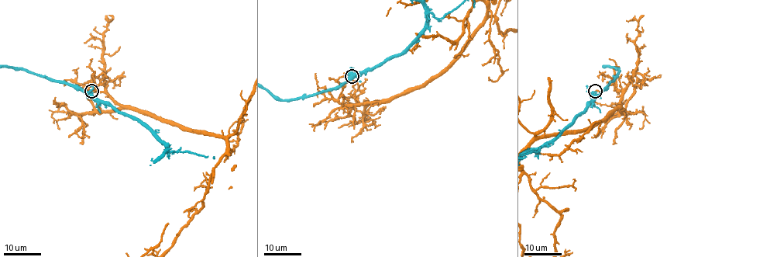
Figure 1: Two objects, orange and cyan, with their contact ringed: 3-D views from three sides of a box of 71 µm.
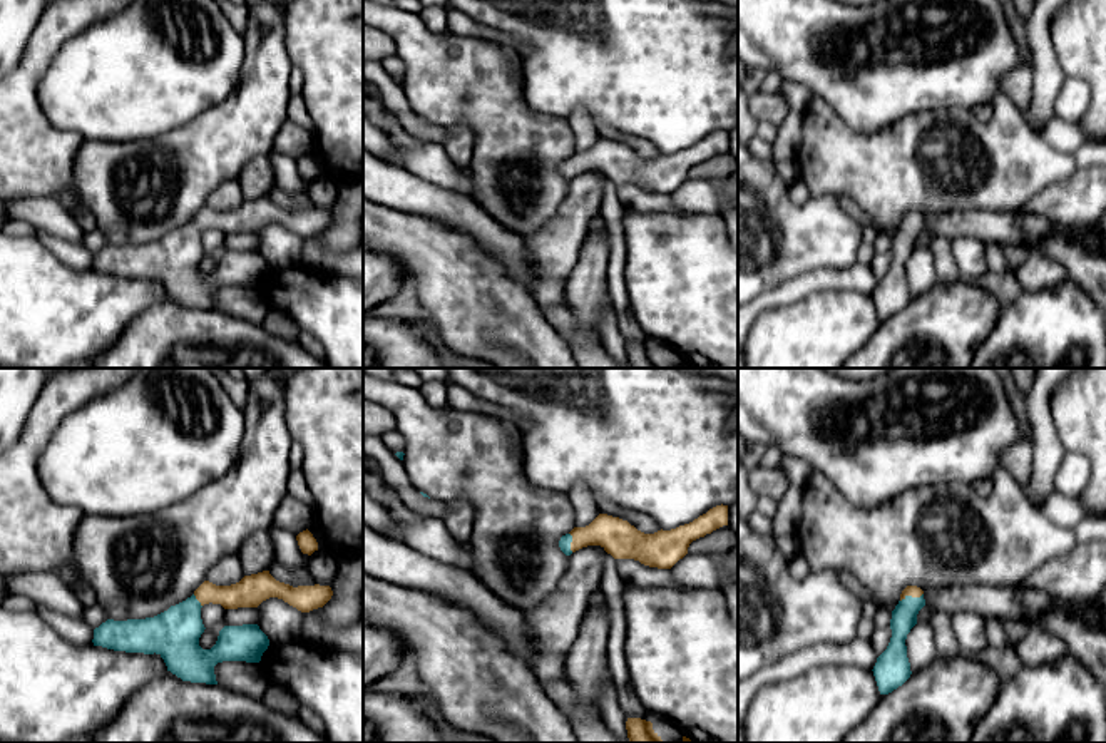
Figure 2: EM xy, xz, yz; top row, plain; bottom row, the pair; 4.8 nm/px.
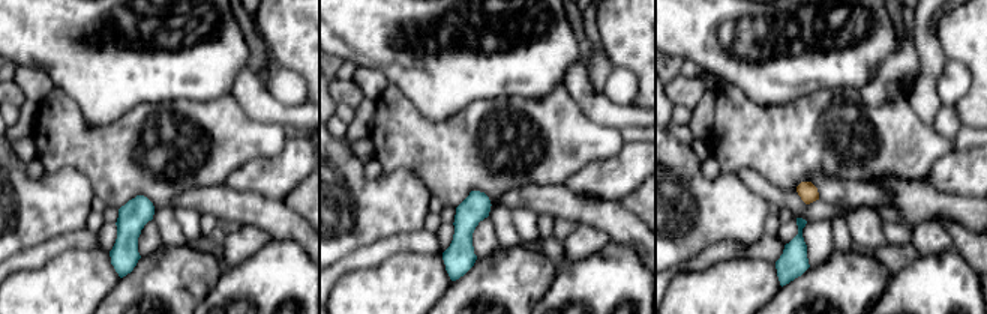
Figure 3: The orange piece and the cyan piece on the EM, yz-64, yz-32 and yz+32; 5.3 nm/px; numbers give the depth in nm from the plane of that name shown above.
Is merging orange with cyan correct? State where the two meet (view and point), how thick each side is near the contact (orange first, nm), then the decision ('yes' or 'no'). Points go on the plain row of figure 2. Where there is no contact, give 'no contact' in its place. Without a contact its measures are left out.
contact yz (911, 220); calibres 60 and 120 nm; no

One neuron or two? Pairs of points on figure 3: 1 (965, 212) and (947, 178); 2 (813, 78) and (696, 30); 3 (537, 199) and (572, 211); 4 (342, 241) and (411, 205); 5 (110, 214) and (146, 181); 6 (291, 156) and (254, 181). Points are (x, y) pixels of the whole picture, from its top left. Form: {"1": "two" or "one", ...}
{"1": "two", "2": "one", "3": "one", "4": "one", "5": "two", "6": "one"}

